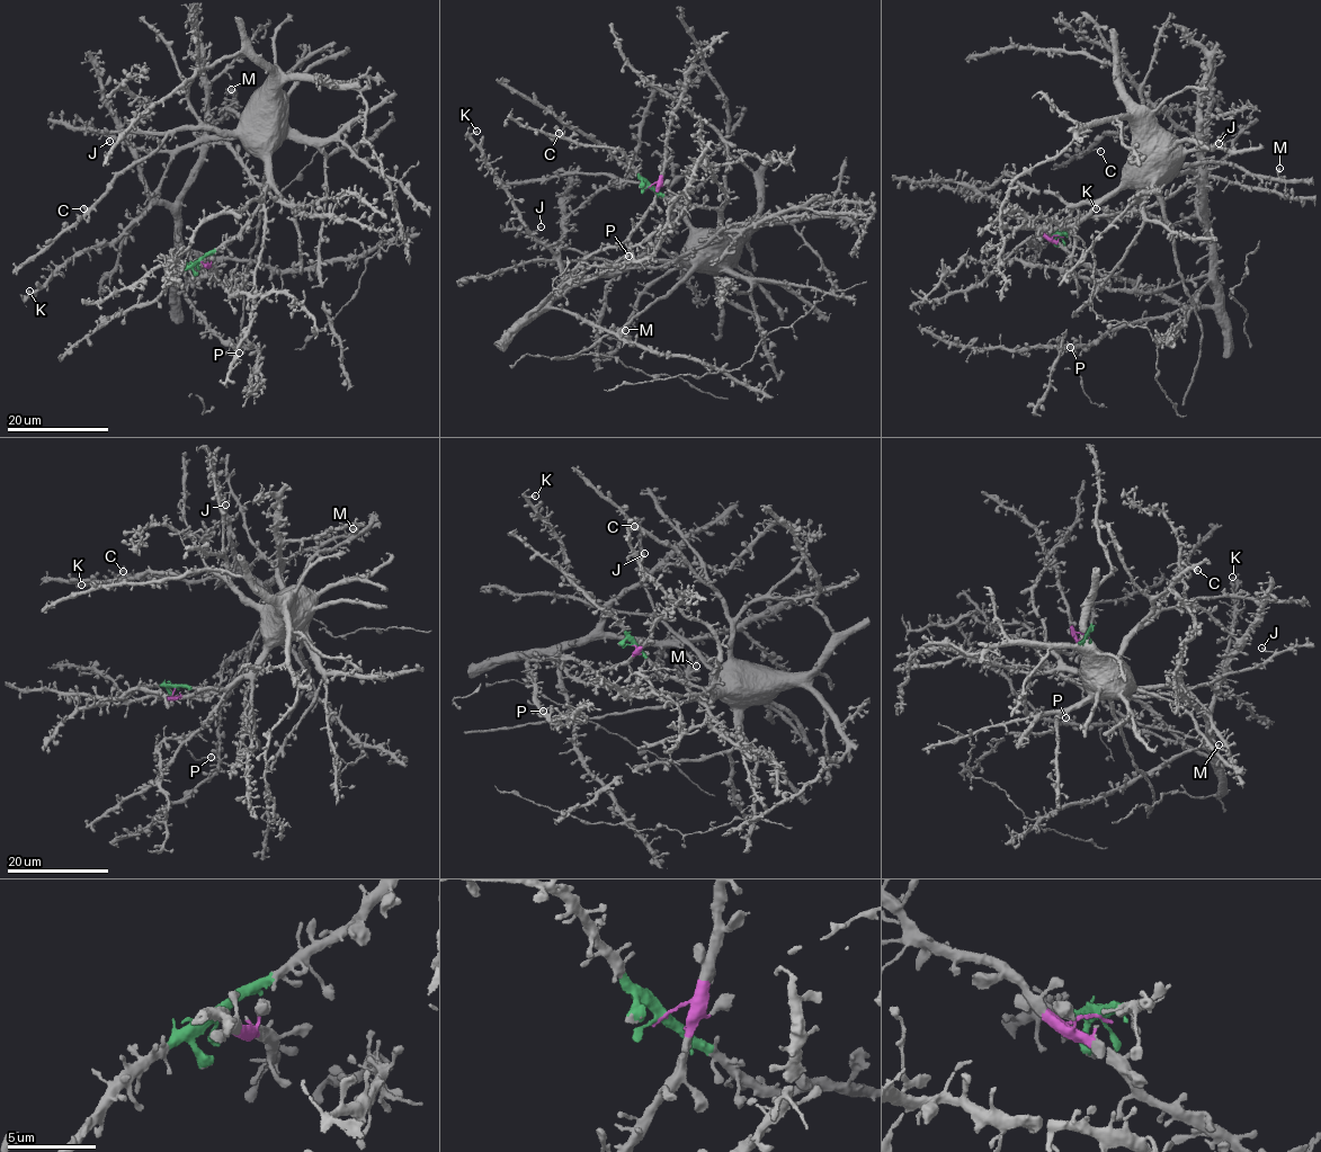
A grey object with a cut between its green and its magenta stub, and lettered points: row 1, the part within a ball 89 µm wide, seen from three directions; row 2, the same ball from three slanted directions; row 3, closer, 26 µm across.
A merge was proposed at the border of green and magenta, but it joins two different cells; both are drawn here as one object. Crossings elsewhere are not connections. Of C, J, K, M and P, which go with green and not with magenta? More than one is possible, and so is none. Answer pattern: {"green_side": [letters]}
{"green_side": ["C", "J", "M"]}

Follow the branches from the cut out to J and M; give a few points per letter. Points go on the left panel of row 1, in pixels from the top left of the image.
J: (201, 261), (259, 205), (270, 186), (264, 161), (242, 136), (204, 135), (171, 151), (105, 135), (110, 141)
M: (201, 261), (233, 237), (270, 186), (264, 161), (251, 148), (243, 122), (228, 107), (234, 101), (230, 89)

